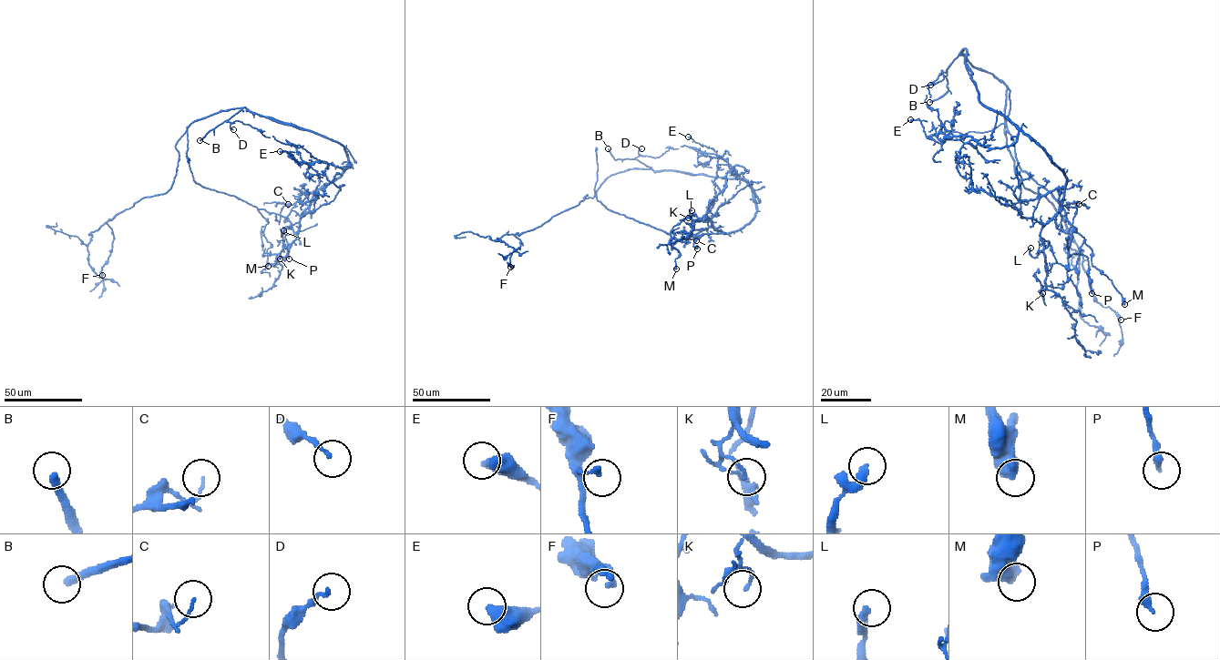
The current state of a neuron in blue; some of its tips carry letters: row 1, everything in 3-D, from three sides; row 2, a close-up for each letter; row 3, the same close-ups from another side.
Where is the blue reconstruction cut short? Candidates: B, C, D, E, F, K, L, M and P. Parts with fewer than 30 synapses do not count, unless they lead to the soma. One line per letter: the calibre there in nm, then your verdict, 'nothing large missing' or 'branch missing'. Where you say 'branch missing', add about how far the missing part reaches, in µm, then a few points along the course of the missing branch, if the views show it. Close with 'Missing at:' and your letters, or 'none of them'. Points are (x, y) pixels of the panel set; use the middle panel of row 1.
B: 300 nm | branch missing | 15 µm | (608, 148), (600, 129)
C: 100 nm | nothing large missing
D: 150 nm | nothing large missing
E: 550 nm | nothing large missing
F: 170 nm | nothing large missing
K: 120 nm | nothing large missing
L: 320 nm | nothing large missing
M: 550 nm | nothing large missing
P: 280 nm | nothing large missing
Missing at: B

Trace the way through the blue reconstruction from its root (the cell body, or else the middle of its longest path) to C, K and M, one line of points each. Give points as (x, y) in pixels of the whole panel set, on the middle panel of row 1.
C: (602, 204), (613, 212), (668, 234), (684, 233), (696, 240)
K: (602, 204), (668, 234), (684, 233), (692, 239), (709, 227), (721, 231), (708, 217), (700, 220), (688, 218)
M: (602, 204), (613, 212), (663, 230), (674, 238), (676, 242), (671, 248), (679, 253), (675, 259), (676, 269)

